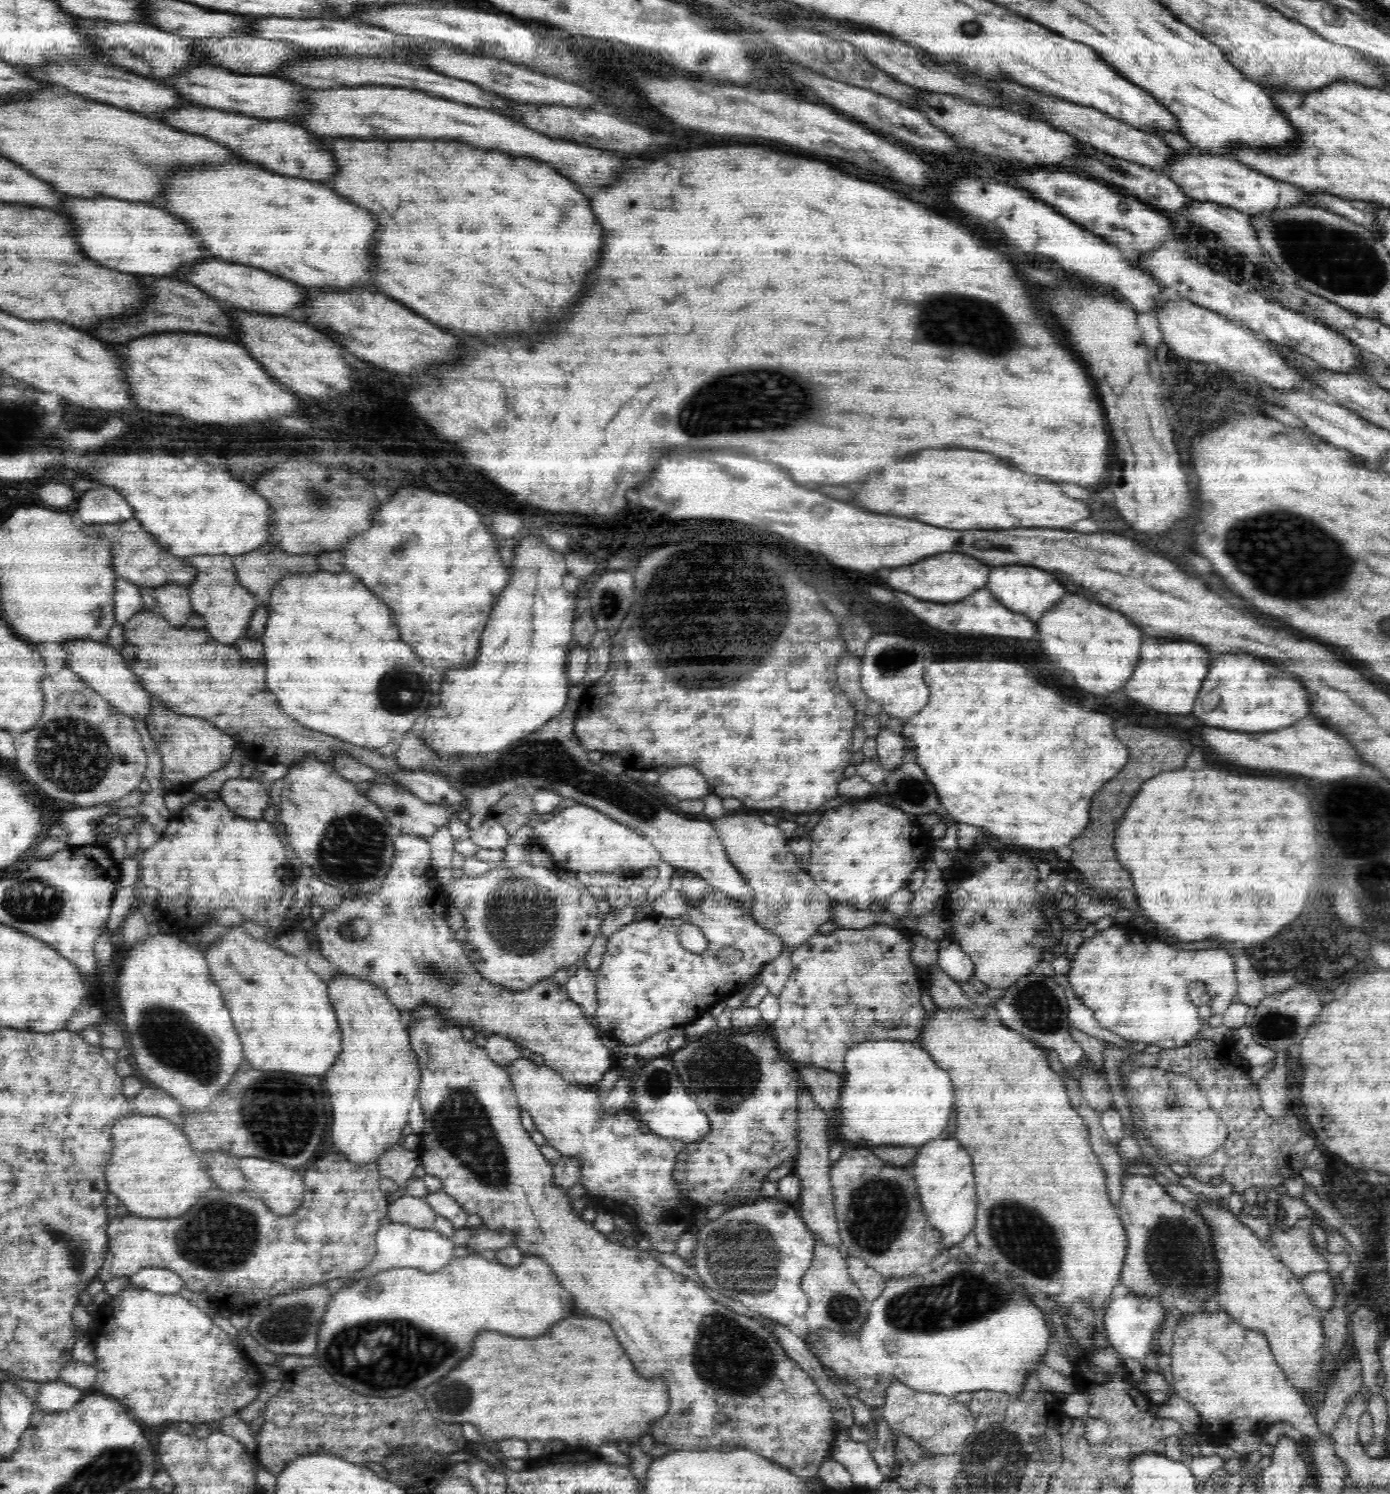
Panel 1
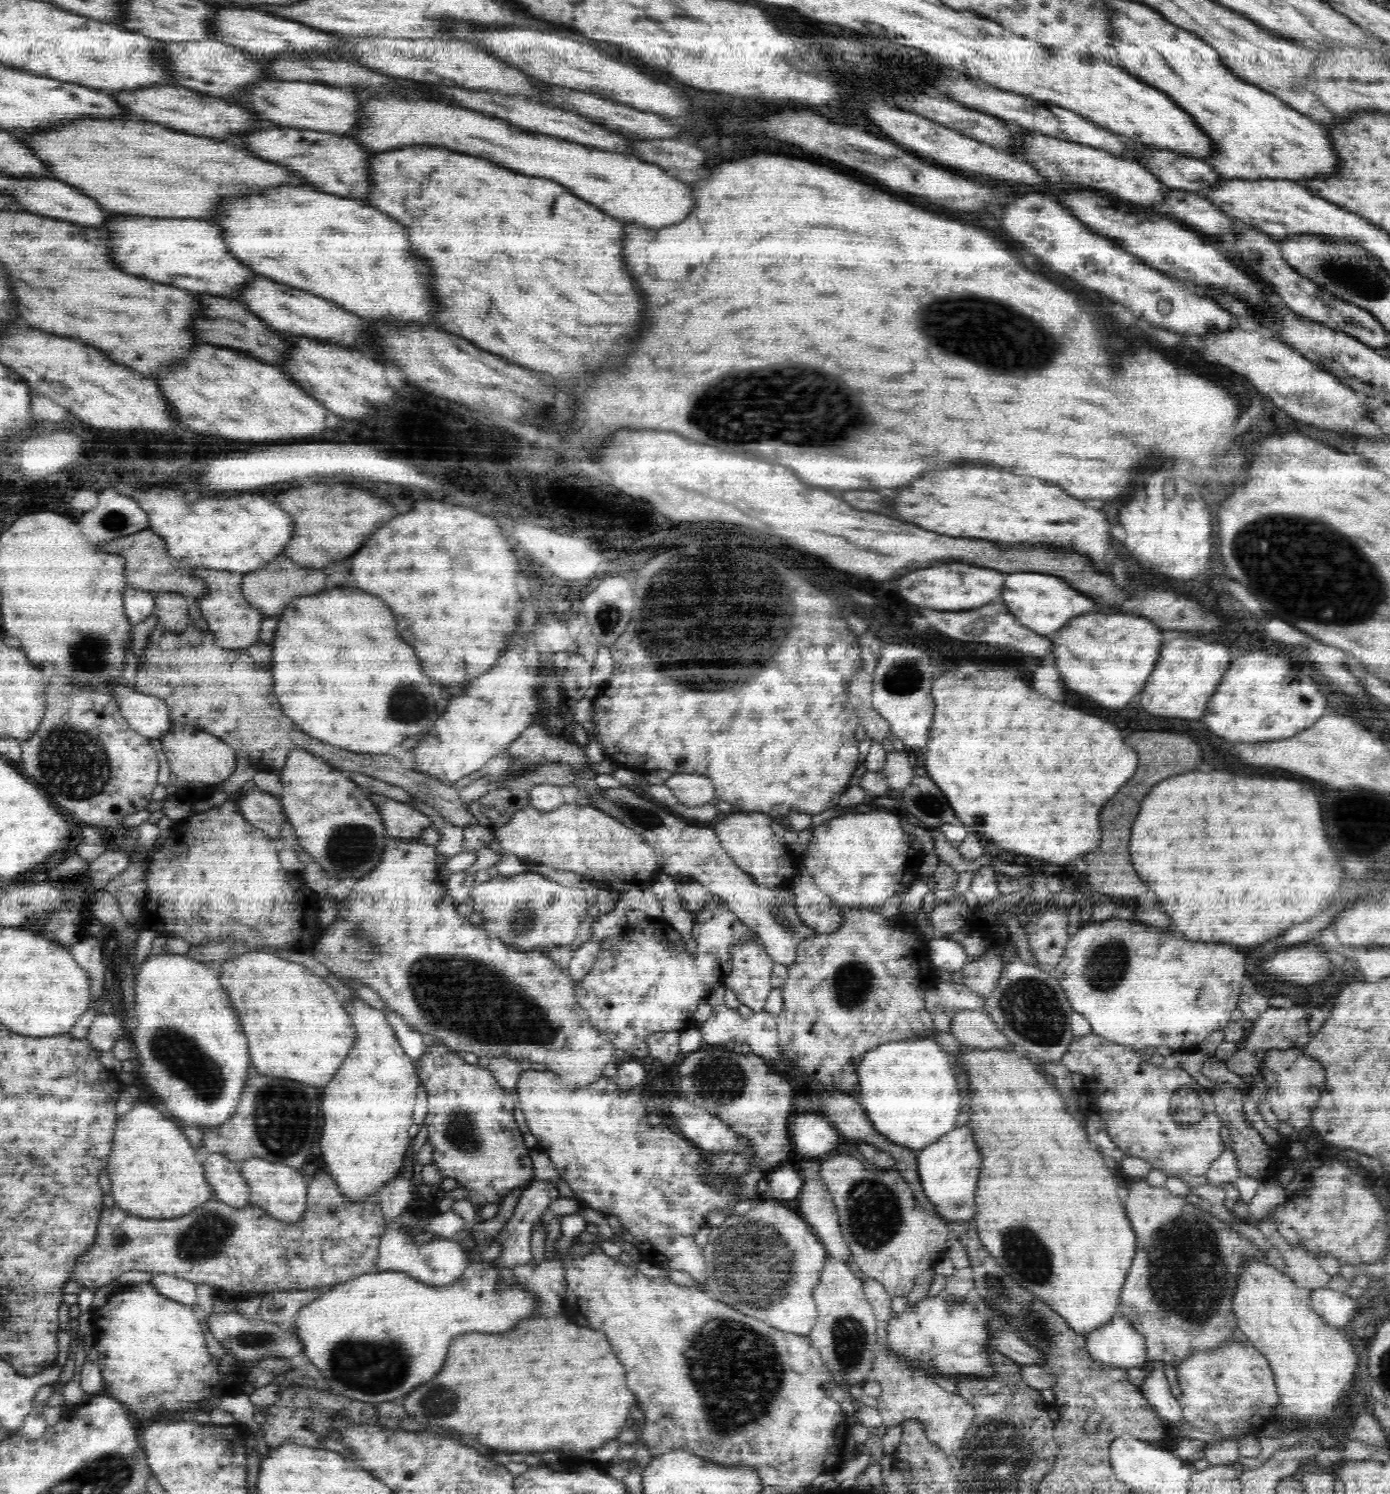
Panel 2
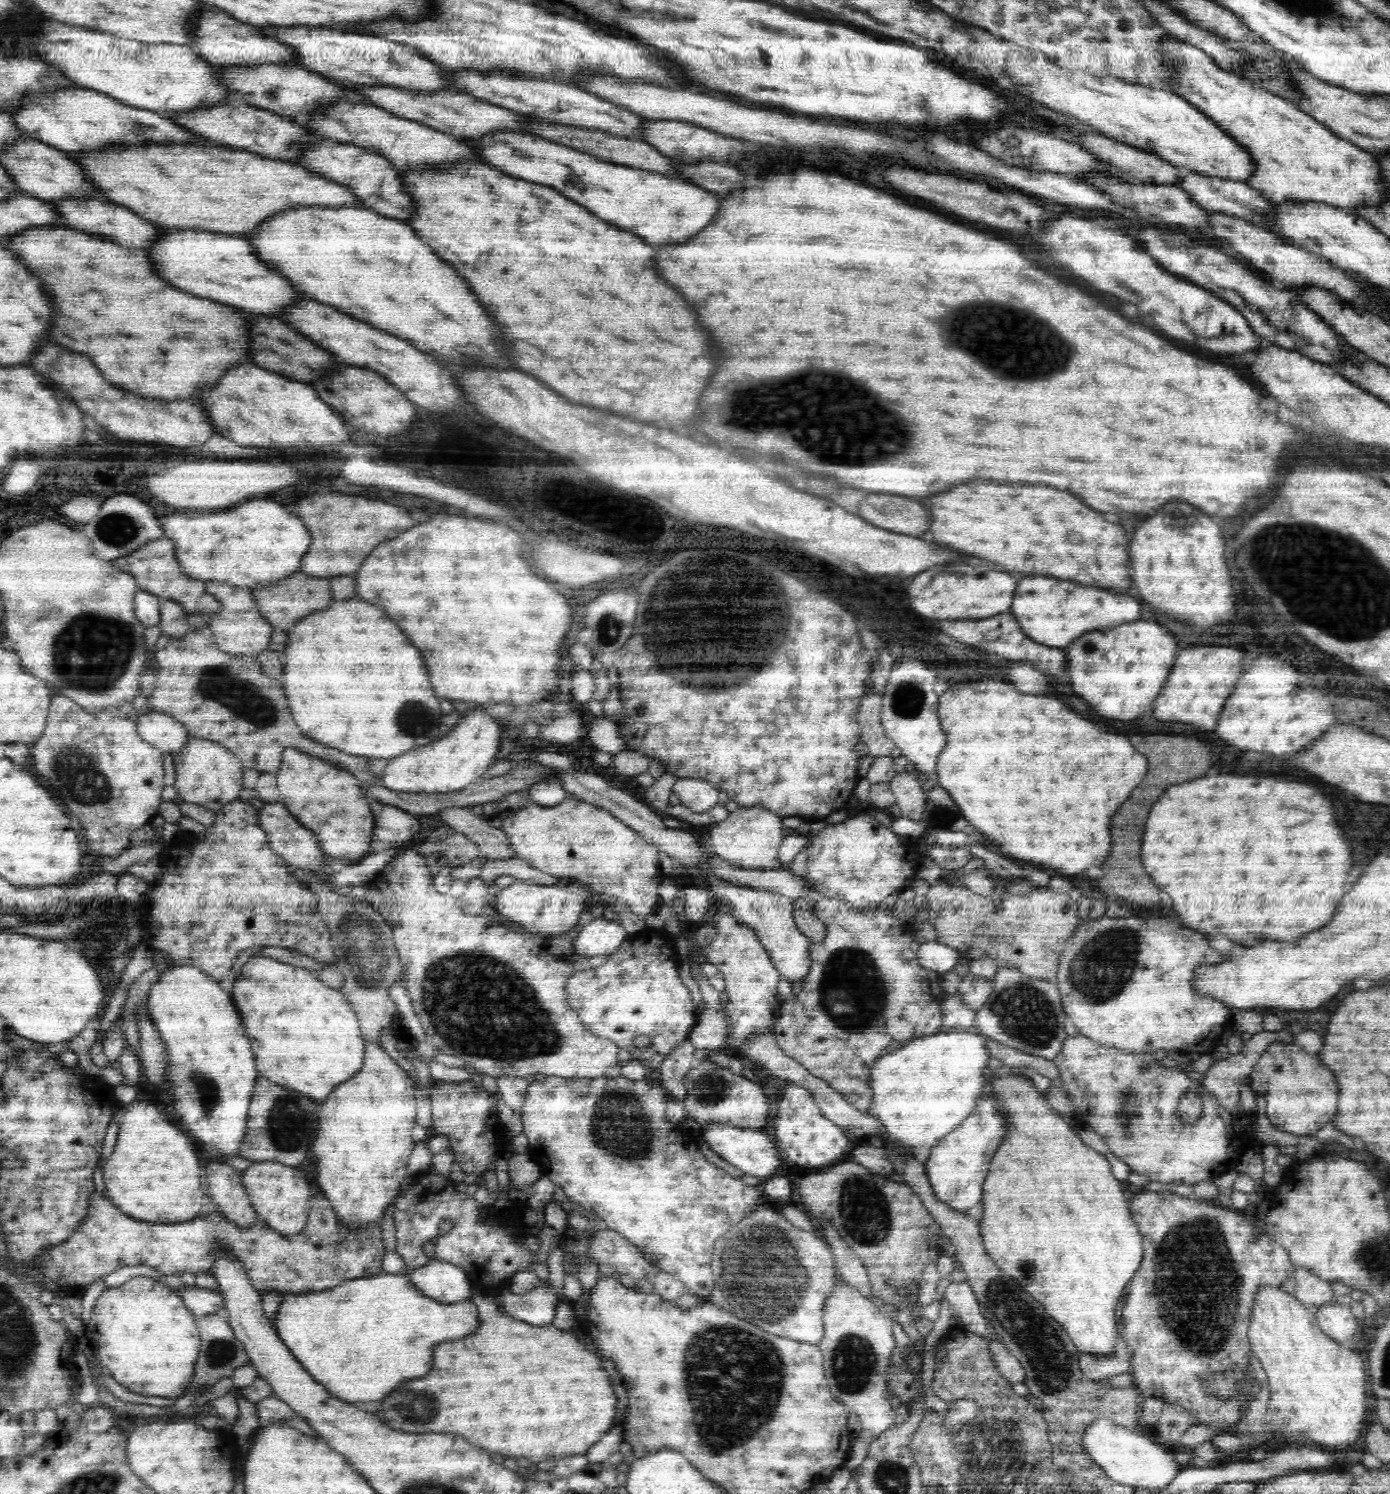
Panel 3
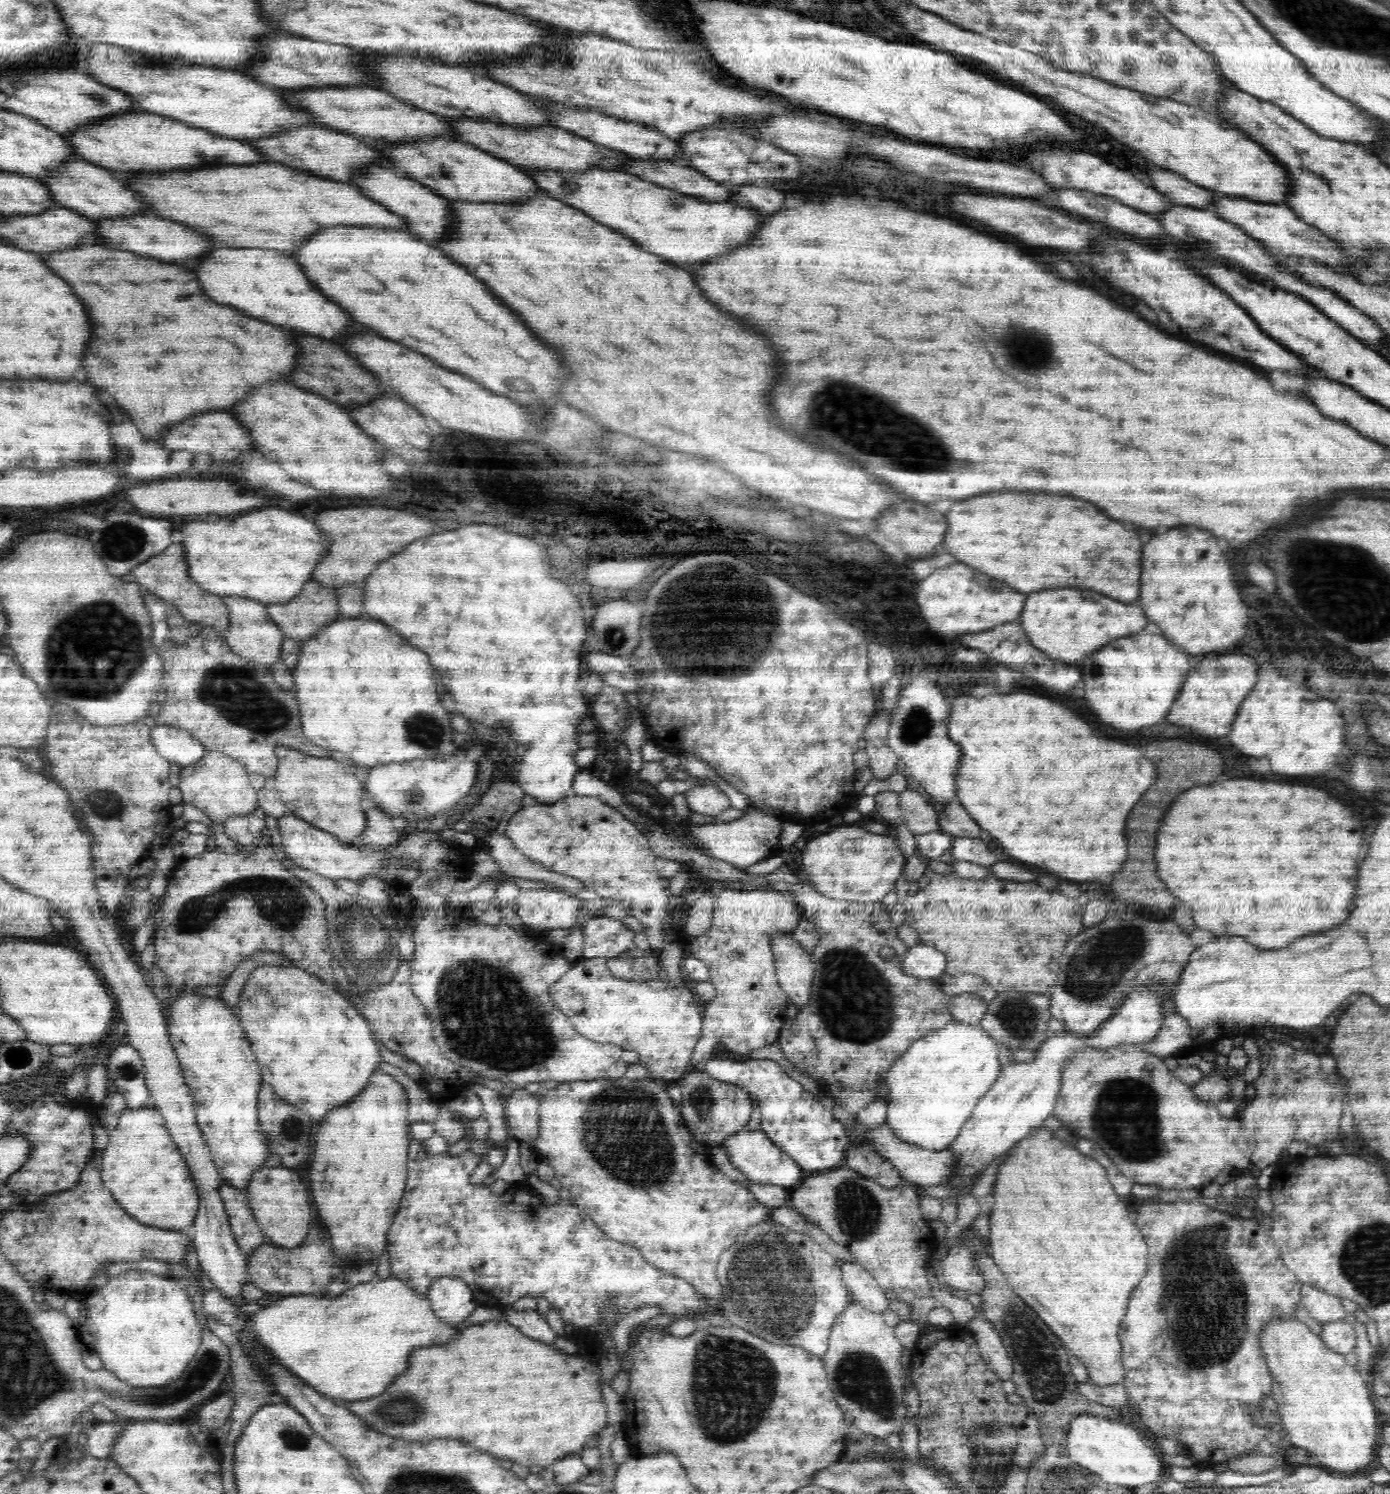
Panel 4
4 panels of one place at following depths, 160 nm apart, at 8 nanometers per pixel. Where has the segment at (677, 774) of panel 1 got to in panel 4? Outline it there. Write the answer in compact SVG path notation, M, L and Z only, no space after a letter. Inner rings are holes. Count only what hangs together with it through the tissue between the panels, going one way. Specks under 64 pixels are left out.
M697 785L685 793L691 812L716 817L731 807L730 799L718 786Z

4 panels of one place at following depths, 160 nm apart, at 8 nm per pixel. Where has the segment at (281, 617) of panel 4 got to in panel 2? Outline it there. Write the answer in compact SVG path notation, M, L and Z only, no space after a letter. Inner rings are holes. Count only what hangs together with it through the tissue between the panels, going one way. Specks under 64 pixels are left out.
M281 555L270 560L256 572L242 575L242 592L246 600L258 609L264 617L278 618L286 606L296 600L298 596L310 596L324 591L326 586L326 573L323 569L298 566L286 556Z

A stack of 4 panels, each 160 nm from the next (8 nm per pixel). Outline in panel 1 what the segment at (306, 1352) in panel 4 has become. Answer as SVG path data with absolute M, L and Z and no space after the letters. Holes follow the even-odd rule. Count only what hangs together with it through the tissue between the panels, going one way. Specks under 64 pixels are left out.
M471 1254L465 1257L455 1257L450 1264L446 1264L438 1272L424 1272L419 1268L395 1268L365 1278L366 1280L360 1280L354 1284L347 1283L330 1299L319 1326L317 1349L314 1354L320 1360L322 1368L331 1374L338 1385L352 1392L364 1394L364 1396L401 1396L409 1390L424 1390L428 1384L446 1376L464 1356L468 1356L472 1338L478 1332L496 1330L496 1332L510 1334L510 1336L538 1336L546 1332L554 1322L568 1318L574 1308L574 1297L559 1283L549 1264L538 1255L524 1255L524 1260L516 1268L508 1268L497 1260L489 1261L480 1254Z

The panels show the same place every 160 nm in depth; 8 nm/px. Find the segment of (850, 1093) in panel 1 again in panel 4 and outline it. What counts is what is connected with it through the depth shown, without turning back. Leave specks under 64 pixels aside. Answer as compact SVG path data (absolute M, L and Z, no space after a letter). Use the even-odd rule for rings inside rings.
M953 1022L910 1044L910 1050L894 1060L894 1066L890 1066L884 1076L884 1085L888 1090L887 1125L906 1142L930 1150L950 1147L966 1120L972 1116L974 1106L996 1082L1000 1074L999 1049L998 1042L979 1026Z

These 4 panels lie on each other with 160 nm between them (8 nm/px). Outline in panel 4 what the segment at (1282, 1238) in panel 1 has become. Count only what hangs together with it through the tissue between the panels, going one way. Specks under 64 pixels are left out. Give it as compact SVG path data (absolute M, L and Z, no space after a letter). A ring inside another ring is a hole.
M1302 1284L1300 1292L1301 1302L1307 1310L1308 1317L1314 1318L1320 1324L1346 1318L1347 1312L1341 1303L1341 1297L1330 1295L1307 1284Z

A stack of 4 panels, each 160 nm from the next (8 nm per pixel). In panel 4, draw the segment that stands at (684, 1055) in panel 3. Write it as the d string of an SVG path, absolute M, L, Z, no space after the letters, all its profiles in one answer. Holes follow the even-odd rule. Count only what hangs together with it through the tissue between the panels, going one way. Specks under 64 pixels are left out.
M756 888L748 891L722 889L715 897L711 928L703 936L693 939L688 949L690 956L702 961L708 967L709 981L716 987L716 998L701 1007L702 1037L696 1044L690 1060L690 1066L694 1069L700 1068L701 1063L712 1056L716 1046L724 1046L726 1050L736 1054L749 1054L751 1050L778 1041L783 1024L788 1020L786 1008L789 996L778 982L772 939L777 935L792 936L800 922L804 920L803 910L795 897L788 892L779 892L772 888Z

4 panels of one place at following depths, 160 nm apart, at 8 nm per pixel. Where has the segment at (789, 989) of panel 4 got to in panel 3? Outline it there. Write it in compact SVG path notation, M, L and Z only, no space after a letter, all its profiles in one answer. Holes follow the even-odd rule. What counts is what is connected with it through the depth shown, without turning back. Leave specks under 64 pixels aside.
M708 872L705 877L709 884L708 889L714 895L715 901L725 901L731 907L736 920L754 930L781 978L785 978L790 984L802 982L810 971L809 944L811 940L800 933L796 927L793 902L788 897L776 893L723 882L711 872Z

